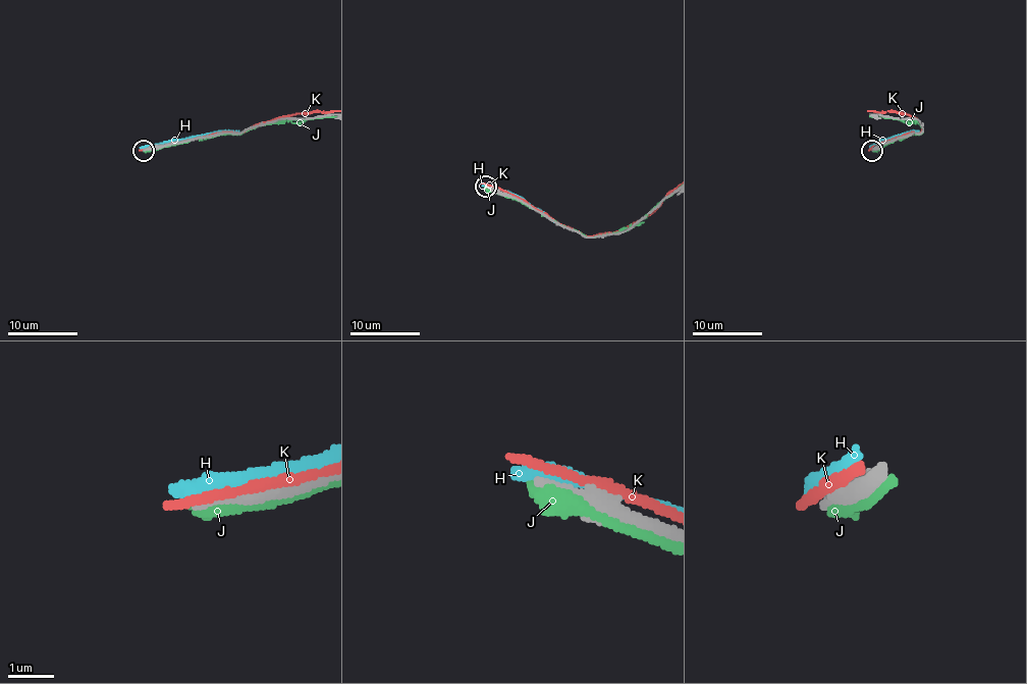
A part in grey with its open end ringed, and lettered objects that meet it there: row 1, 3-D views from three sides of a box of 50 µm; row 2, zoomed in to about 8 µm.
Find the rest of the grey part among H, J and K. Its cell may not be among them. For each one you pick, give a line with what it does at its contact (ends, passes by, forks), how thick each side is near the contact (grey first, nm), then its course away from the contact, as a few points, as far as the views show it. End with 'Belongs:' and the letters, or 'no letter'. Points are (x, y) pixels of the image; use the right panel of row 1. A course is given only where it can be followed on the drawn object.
Belongs: no letter

